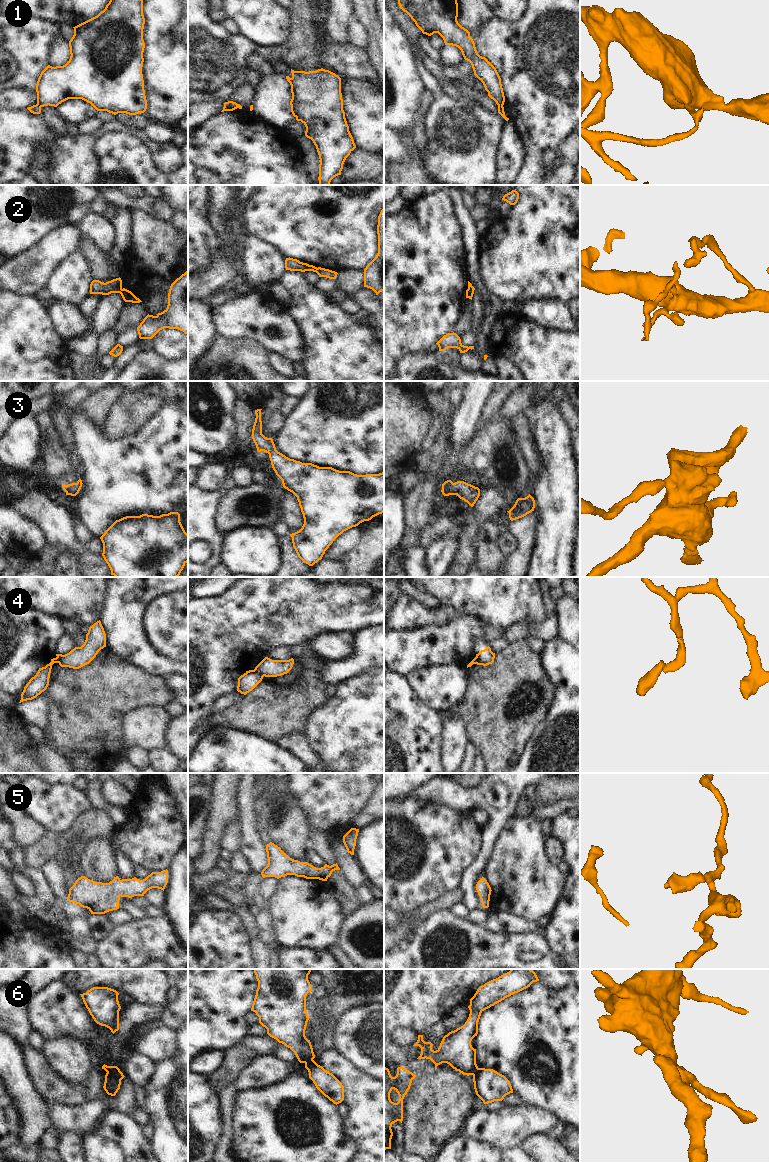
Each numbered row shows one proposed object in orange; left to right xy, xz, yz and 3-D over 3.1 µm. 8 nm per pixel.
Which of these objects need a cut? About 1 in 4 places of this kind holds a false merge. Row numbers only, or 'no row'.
1, 2, 4, 6

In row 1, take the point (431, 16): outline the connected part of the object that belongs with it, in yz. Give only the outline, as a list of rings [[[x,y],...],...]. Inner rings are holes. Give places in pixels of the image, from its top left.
[[[398,0],[400,8],[415,22],[423,34],[438,33],[445,45],[458,47],[472,65],[474,75],[483,83],[488,96],[502,107],[505,96],[496,68],[478,54],[470,32],[458,21],[457,0]]]

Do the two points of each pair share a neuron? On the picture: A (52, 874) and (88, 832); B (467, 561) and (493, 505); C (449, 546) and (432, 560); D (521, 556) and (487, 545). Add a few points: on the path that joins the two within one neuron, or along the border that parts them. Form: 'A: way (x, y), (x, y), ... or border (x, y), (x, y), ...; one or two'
A: border (52, 859), (60, 869), (63, 882), (68, 888); two
B: way (467, 547), (470, 527), (479, 517); one
C: way (445, 549), (436, 558); one
D: border (505, 558), (501, 566); two

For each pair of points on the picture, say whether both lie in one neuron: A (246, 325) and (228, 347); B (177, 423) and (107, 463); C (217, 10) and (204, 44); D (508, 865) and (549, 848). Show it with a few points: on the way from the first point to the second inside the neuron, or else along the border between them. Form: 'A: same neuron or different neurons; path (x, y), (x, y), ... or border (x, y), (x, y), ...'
A: different neurons; border (216, 333), (225, 338), (252, 338), (258, 344)
B: same neuron; path (160, 440), (137, 463), (124, 463)
C: different neurons; border (208, 10), (209, 16), (220, 24)
D: different neurons; border (545, 840), (545, 856), (557, 866)

